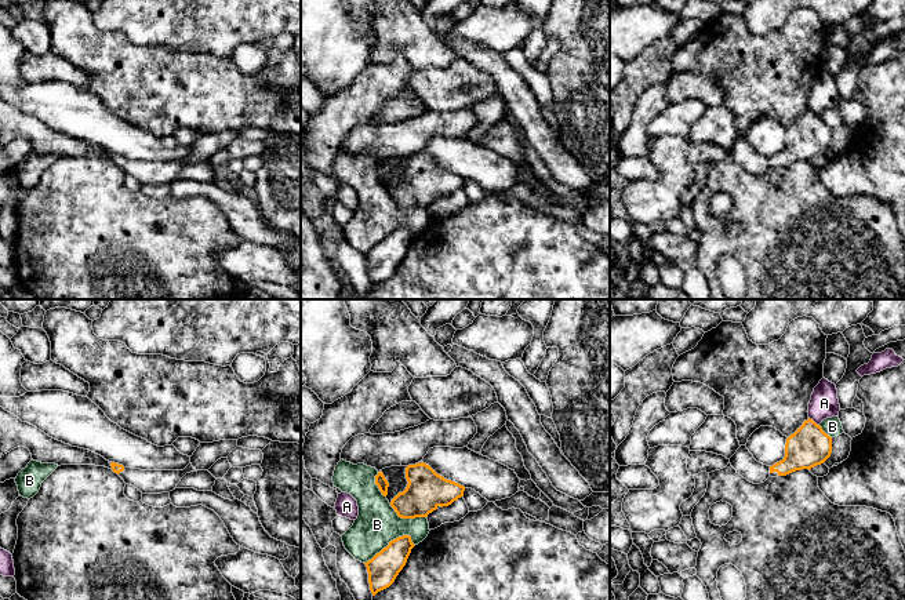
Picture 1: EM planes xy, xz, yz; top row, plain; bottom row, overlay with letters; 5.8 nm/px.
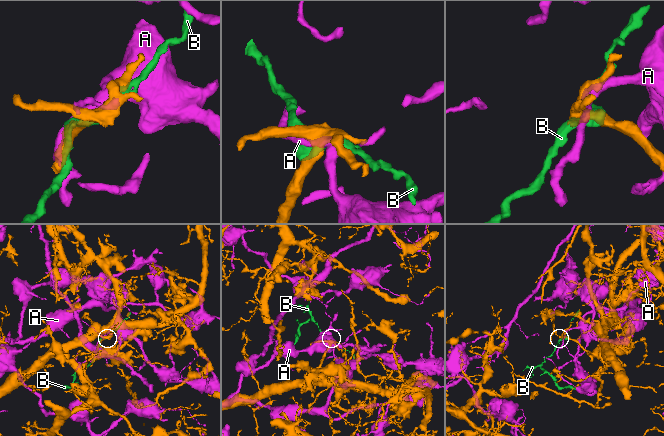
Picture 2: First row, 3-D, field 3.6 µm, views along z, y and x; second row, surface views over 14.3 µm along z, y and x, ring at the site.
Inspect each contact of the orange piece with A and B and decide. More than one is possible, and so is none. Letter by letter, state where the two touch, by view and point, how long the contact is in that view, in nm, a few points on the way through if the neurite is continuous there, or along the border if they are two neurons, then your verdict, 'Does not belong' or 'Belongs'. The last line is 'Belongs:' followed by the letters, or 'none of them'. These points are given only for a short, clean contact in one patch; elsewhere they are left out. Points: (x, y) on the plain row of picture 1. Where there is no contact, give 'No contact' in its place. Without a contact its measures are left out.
A: Touches orange at yz (813, 112). Shared border 80 nm. Does not belong
B: Touches orange at xz (389, 235). Shared border 320 nm. Does not belong
Belongs: none of them

